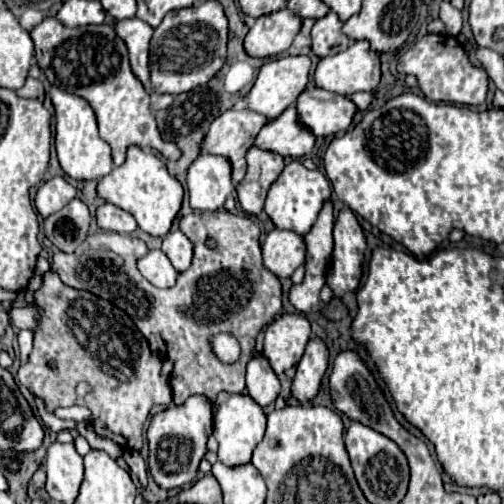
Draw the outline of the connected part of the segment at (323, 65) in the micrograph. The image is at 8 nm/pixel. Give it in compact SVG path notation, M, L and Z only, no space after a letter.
M353 41L343 53L323 57L315 69L313 81L319 89L339 93L339 95L353 95L357 91L373 91L381 79L381 67L379 67L379 53L375 53L369 47L369 41Z

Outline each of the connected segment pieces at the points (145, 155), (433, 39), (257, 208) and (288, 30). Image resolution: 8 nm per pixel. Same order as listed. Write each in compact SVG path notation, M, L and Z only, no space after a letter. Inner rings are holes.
M131 145L129 151L127 151L125 163L115 167L109 175L99 179L97 195L101 199L105 199L107 203L113 203L113 205L121 207L123 211L131 213L137 219L139 227L143 231L147 231L149 235L165 237L171 229L175 215L181 209L183 187L175 177L171 177L167 173L165 163L157 155L145 151L137 145Z
M429 33L411 45L401 57L397 65L399 73L415 75L421 91L429 101L457 103L457 105L481 105L487 99L489 91L489 75L483 67L475 65L465 53L463 45L451 37L441 33Z
M251 147L247 151L247 173L237 185L237 201L249 215L259 215L269 187L285 167L285 159L277 153Z
M289 9L263 15L245 37L245 53L249 57L275 57L291 47L299 29L301 19Z

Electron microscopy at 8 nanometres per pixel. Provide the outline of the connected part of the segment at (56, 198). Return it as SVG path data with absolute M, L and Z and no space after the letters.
M51 177L39 187L35 195L35 207L41 217L49 217L51 213L65 207L73 197L75 197L73 185L69 185L63 177Z

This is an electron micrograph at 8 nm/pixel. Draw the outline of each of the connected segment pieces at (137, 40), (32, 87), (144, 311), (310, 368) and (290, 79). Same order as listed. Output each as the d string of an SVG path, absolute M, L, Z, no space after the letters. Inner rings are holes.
M137 17L121 19L115 23L113 29L117 31L117 35L125 41L125 45L129 49L133 73L141 79L145 89L149 89L149 85L151 85L149 83L149 41L151 41L153 29Z
M29 77L29 79L25 81L25 85L23 85L21 89L17 89L15 93L17 93L19 97L33 97L33 99L37 99L37 97L41 97L41 93L43 93L43 83L41 83L39 79Z
M213 211L213 213L191 213L181 217L179 229L191 239L193 243L193 263L187 271L179 273L177 285L171 289L157 289L151 285L137 269L137 259L147 255L147 245L139 237L131 235L119 235L119 233L93 233L85 237L85 243L77 247L75 253L63 253L55 251L51 257L51 269L61 277L61 281L75 289L87 289L103 299L109 299L117 307L121 307L133 323L139 327L139 331L149 341L149 347L157 351L161 357L173 359L175 367L171 373L171 389L173 389L173 403L181 405L185 399L193 395L205 395L211 403L215 403L215 397L221 391L227 393L243 393L245 391L245 367L253 357L255 343L259 331L273 321L273 317L281 311L281 283L279 279L269 273L261 263L261 247L259 247L259 227L243 217L229 211ZM213 237L217 241L215 249L205 247L205 239ZM215 333L233 333L237 341L241 343L241 359L233 365L221 363L211 351L209 351L209 339Z
M311 339L301 363L297 365L297 373L291 383L291 395L299 403L315 399L325 371L327 371L327 347L321 339Z
M303 55L281 57L281 59L269 61L269 63L263 63L251 91L243 97L247 103L247 109L265 115L269 121L277 119L289 105L293 105L297 101L297 97L305 89L307 81L309 81L309 67L311 67L311 59L303 57Z

